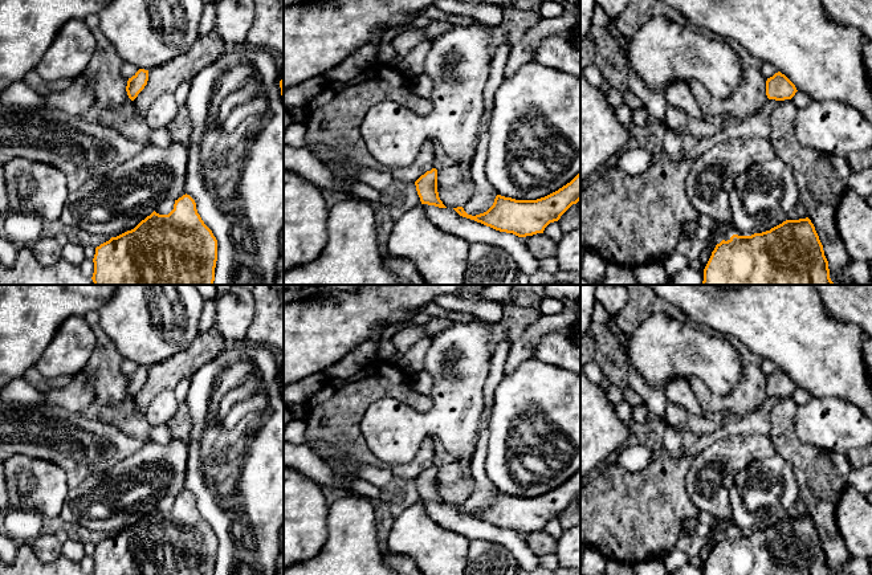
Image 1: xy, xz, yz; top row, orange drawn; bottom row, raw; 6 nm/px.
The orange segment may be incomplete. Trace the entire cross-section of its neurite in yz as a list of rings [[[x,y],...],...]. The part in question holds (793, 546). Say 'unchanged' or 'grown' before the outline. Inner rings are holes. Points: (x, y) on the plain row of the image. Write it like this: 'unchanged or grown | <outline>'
unchanged | [[[808,514],[786,517],[762,530],[733,531],[716,542],[704,575],[830,575],[823,542]]]

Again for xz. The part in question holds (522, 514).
unchanged | [[[580,469],[558,488],[537,497],[516,497],[497,492],[484,510],[472,513],[463,503],[453,505],[460,513],[500,529],[518,534],[543,530],[545,525],[580,497]]]

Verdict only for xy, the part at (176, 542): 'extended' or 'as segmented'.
as segmented

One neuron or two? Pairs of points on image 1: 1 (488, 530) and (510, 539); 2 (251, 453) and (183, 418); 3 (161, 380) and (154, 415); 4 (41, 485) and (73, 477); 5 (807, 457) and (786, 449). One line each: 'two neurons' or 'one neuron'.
1: one neuron
2: two neurons
3: two neurons
4: two neurons
5: one neuron

